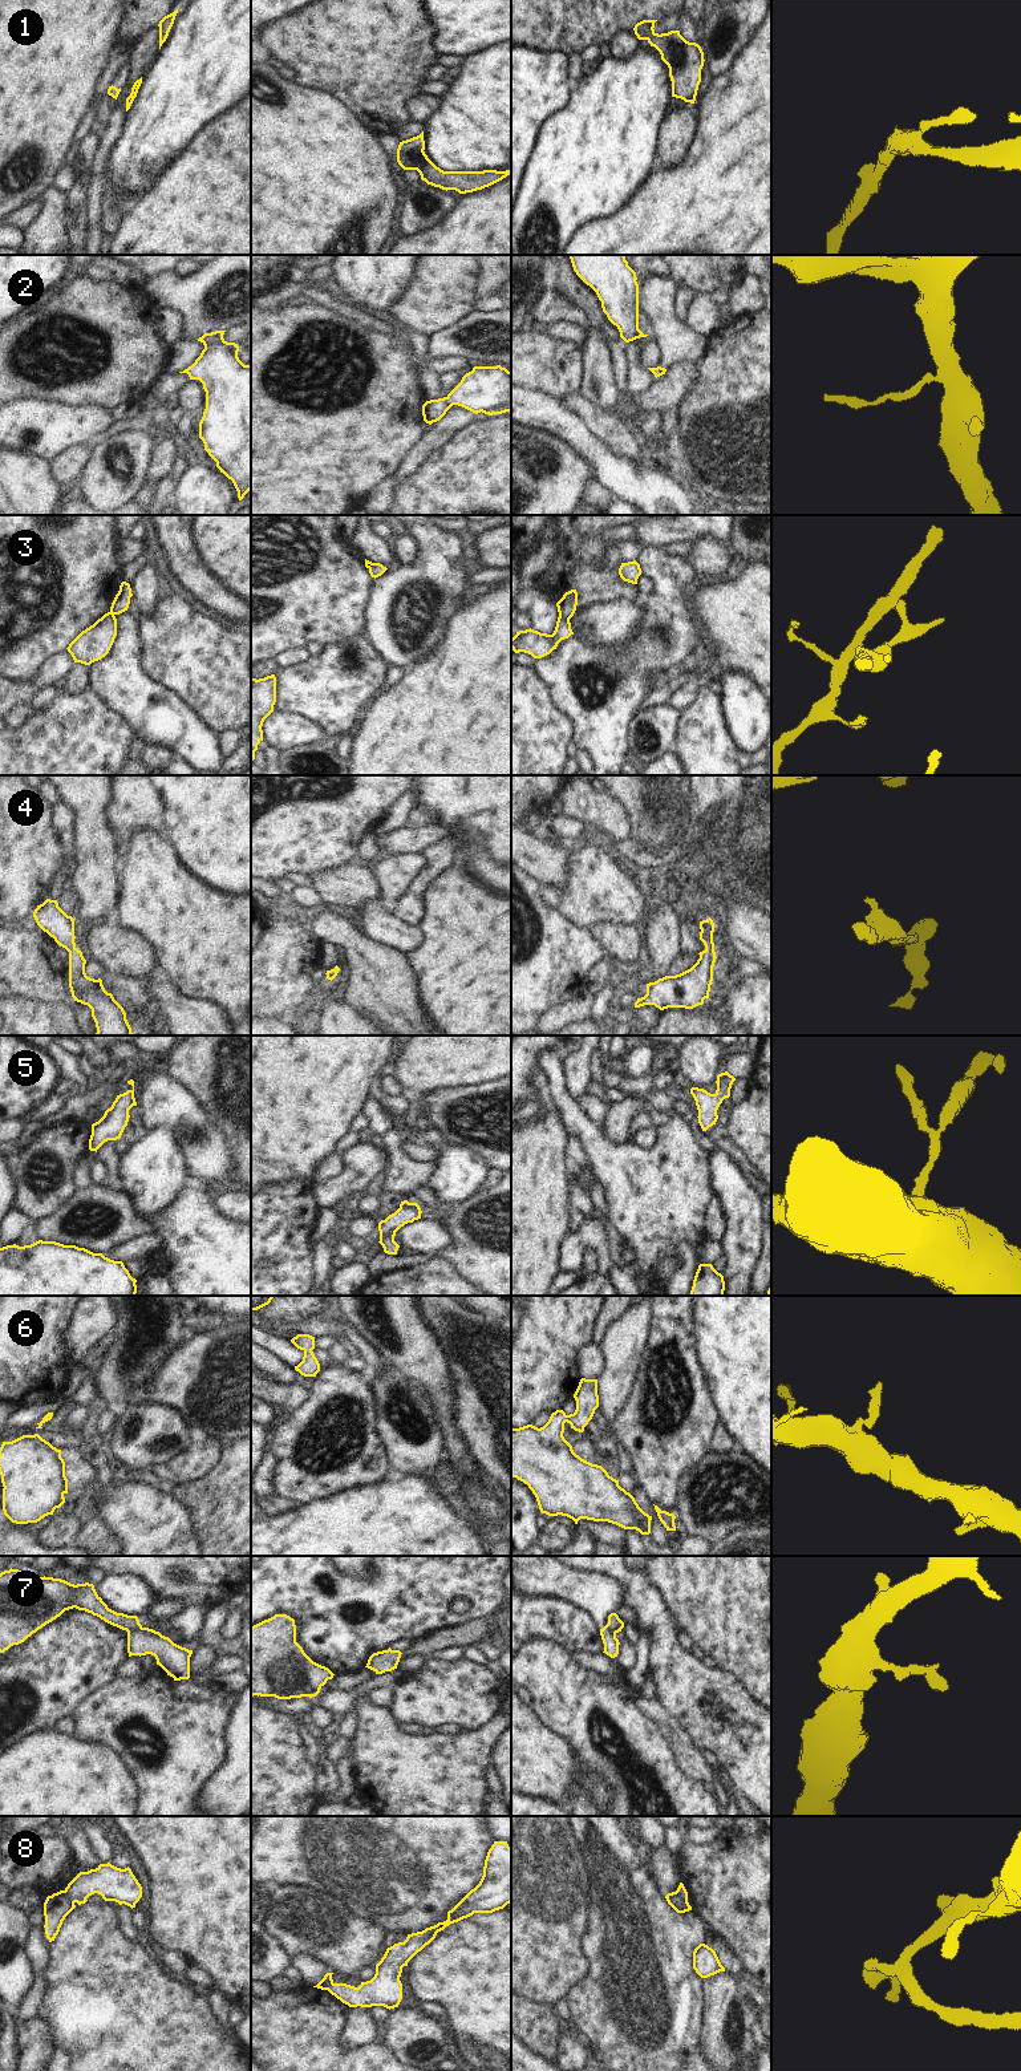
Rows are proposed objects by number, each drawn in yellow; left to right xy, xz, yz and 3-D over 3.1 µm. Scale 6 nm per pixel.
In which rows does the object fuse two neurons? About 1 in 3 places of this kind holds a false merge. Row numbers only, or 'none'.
3, 7, 8

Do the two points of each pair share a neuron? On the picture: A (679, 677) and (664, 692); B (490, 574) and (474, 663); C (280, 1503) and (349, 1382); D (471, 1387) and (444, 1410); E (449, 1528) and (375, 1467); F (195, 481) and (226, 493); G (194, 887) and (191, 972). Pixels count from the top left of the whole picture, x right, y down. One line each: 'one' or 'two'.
A: one
B: two
C: two
D: two
E: two
F: one
G: one

